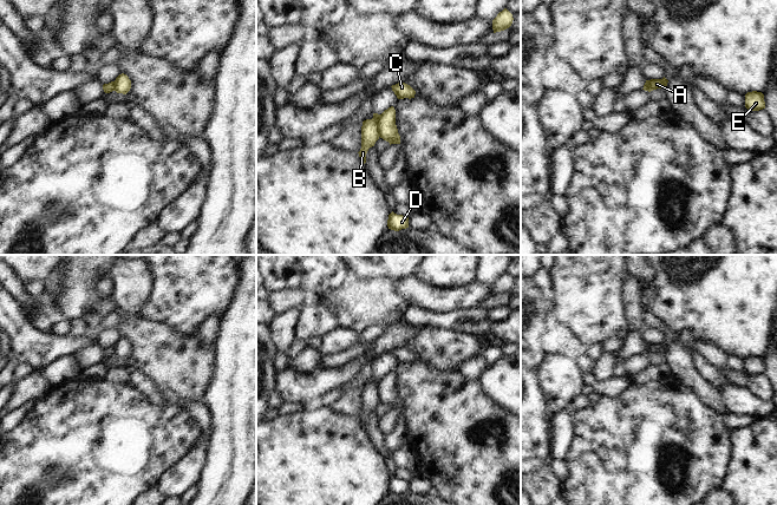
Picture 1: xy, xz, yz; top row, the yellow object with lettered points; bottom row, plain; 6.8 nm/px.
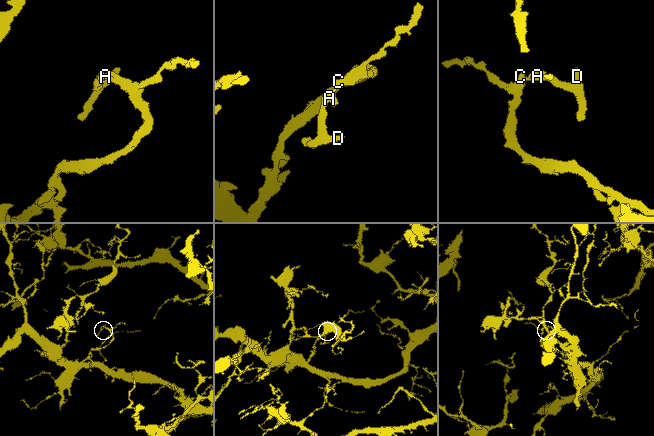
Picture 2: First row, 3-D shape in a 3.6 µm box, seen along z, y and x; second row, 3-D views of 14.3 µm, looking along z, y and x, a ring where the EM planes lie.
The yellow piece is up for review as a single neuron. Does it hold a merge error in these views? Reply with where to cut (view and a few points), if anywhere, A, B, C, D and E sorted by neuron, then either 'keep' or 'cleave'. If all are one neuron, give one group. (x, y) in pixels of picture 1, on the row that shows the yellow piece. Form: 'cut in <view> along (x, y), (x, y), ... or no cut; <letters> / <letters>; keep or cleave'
cut in xz along (379, 115), (377, 120), (378, 136); A C / B D E; cleave

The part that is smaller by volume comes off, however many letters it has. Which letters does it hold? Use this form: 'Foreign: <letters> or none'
Foreign: B, D, E

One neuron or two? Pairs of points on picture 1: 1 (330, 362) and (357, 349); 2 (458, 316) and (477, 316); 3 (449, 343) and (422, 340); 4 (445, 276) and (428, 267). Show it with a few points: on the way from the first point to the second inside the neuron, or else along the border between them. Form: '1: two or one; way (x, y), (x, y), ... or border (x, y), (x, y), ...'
1: one; way (337, 359), (350, 354)
2: one; way (463, 316), (472, 316)
3: one; way (442, 343), (429, 343)
4: one; way (441, 271), (432, 269)

